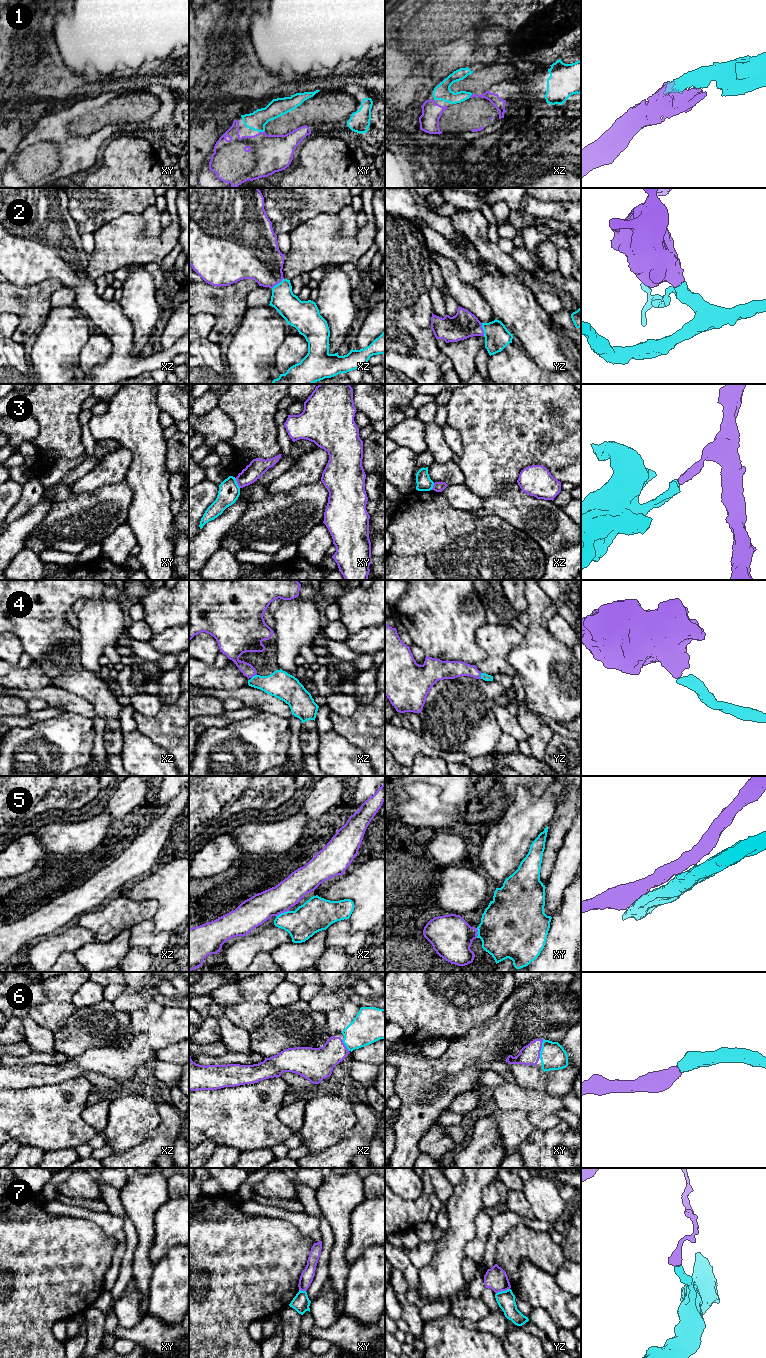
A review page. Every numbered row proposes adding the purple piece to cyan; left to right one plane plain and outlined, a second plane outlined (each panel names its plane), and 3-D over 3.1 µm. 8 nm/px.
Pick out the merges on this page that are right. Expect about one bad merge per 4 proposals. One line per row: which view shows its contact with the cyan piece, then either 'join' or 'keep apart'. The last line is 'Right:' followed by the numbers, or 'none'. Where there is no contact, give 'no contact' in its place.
1: xy | join
2: yz | join
3: xy | keep apart
4: xz | join
5: xz | join
6: xy | join
7: yz | keep apart
Right: 1, 2, 4, 5, 6

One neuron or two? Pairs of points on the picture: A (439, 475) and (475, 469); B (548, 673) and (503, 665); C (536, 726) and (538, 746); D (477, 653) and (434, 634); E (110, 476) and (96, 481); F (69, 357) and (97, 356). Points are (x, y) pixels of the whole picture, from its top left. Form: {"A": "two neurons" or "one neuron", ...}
{"A": "two neurons", "B": "two neurons", "C": "one neuron", "D": "one neuron", "E": "one neuron", "F": "two neurons"}

